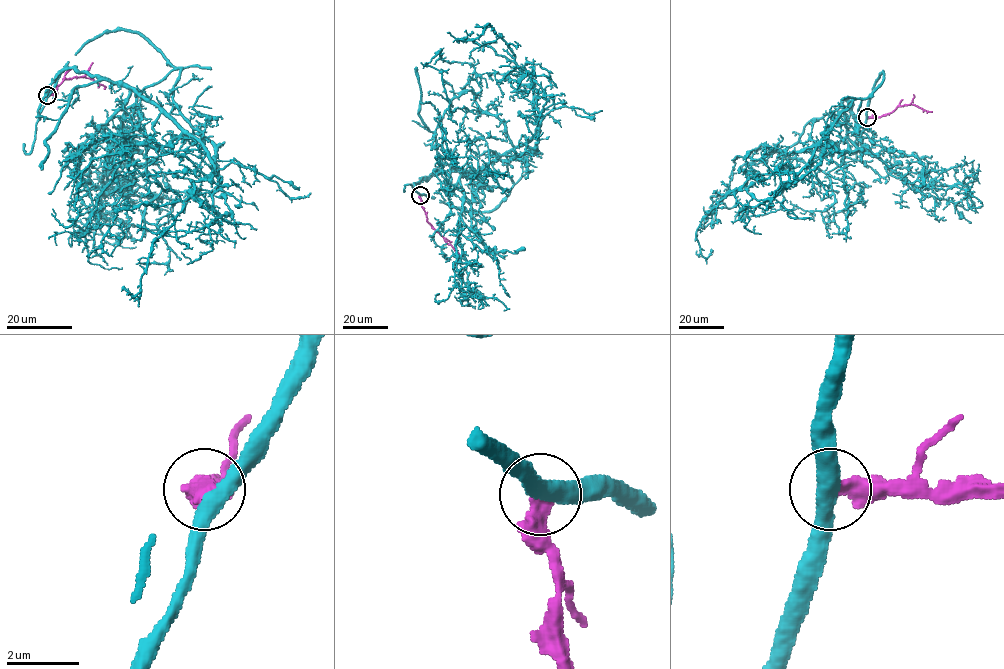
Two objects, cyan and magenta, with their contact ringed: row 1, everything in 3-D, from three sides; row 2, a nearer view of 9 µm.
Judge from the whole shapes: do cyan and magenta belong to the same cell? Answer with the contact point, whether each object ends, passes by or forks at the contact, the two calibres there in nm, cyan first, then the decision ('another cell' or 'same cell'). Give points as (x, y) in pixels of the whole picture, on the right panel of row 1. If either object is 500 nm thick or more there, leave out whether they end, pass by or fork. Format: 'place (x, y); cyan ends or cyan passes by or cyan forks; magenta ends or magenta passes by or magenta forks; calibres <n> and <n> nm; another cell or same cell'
place (867, 117); cyan passes by; magenta ends; calibres 440 and 440 nm; another cell

